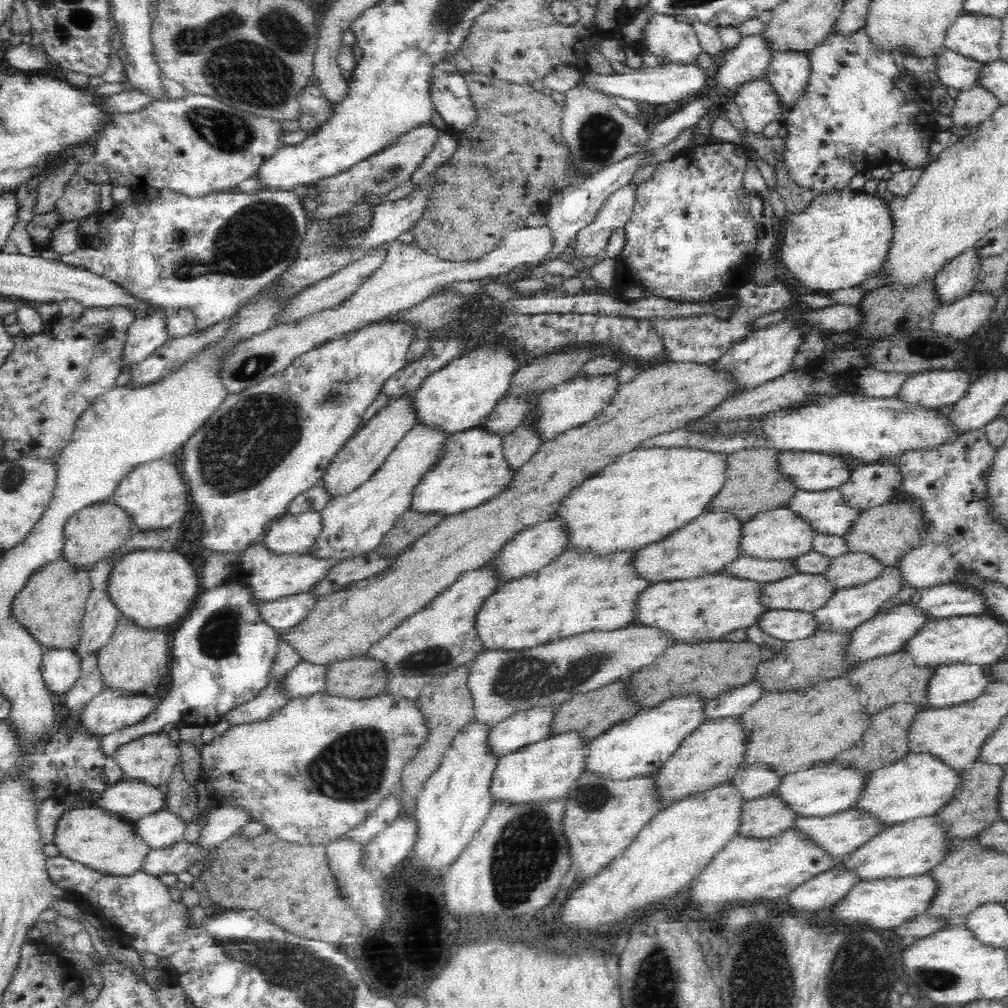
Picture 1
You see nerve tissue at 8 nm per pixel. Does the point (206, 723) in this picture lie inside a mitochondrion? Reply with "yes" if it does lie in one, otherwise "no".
no

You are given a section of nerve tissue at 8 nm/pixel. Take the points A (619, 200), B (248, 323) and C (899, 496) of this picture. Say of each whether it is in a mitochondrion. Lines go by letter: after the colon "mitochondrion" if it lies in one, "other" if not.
A: other
B: other
C: other

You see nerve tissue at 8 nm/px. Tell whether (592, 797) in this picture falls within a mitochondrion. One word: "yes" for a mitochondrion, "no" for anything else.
yes

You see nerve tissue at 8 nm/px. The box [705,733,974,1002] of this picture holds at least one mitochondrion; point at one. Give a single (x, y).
(946, 974)

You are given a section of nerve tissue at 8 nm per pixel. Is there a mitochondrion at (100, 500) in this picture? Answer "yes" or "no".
no

